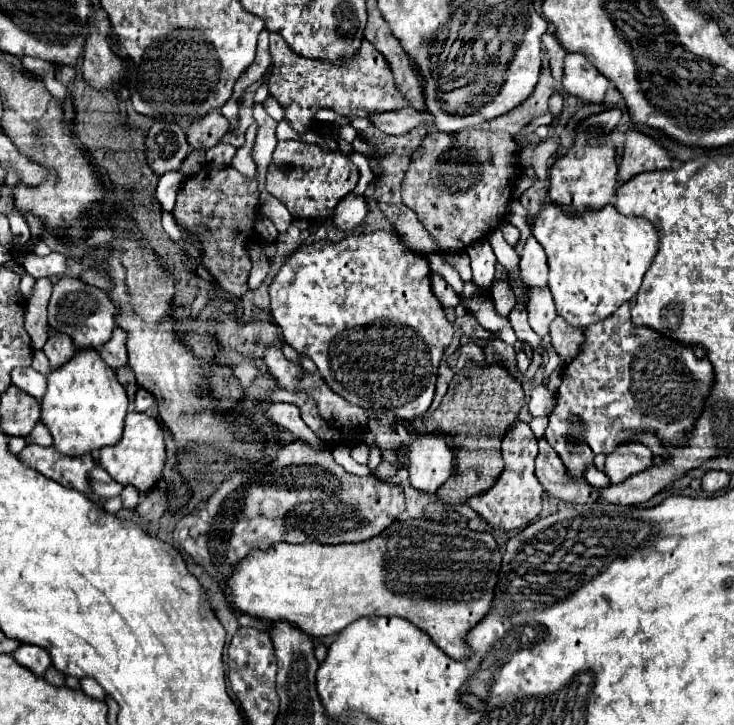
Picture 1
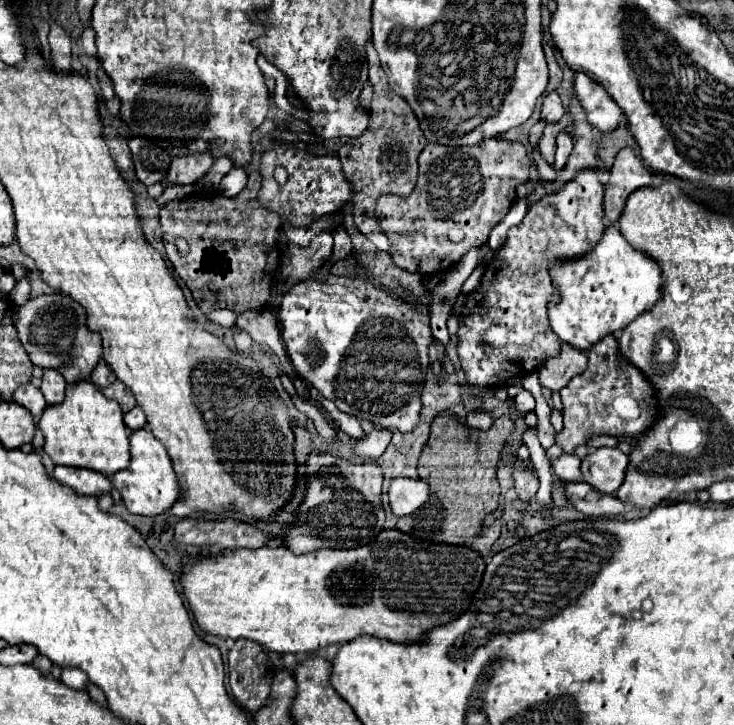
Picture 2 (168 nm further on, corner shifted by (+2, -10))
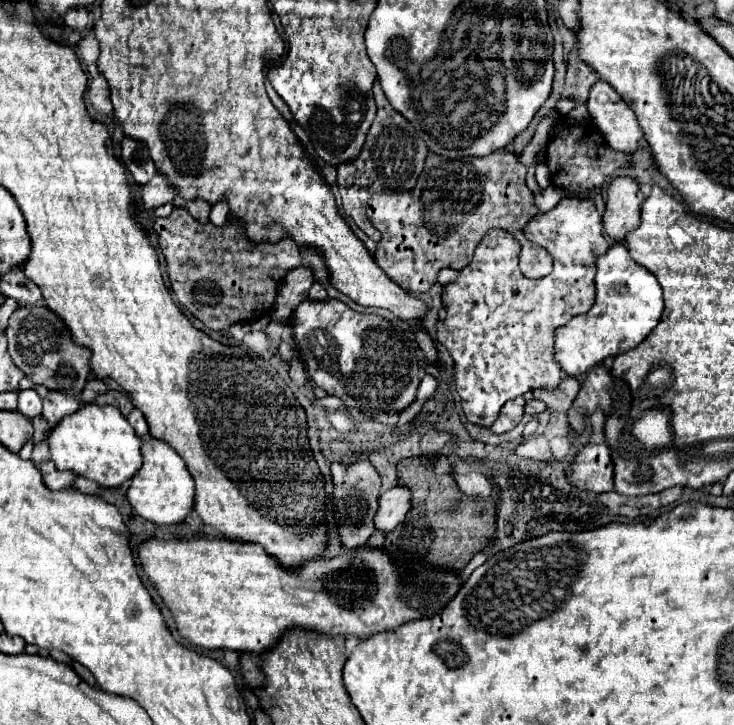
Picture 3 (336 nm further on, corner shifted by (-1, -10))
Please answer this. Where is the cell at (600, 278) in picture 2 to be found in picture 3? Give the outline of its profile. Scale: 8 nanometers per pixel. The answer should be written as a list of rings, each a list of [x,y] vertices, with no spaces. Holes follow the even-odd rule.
[[[614,244],[606,254],[602,254],[596,268],[596,304],[590,312],[574,316],[556,332],[556,362],[560,370],[572,378],[580,378],[588,370],[604,364],[608,358],[636,348],[656,328],[664,310],[658,280],[652,272],[630,258],[624,244]]]

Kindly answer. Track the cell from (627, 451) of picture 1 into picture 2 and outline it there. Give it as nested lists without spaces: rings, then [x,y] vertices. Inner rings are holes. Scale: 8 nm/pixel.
[[[599,448],[583,460],[581,470],[585,482],[595,490],[603,494],[615,494],[615,490],[623,484],[627,464],[629,456],[619,448]]]

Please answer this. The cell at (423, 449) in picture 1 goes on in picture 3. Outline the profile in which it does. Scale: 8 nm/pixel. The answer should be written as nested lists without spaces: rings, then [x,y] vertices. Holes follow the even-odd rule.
[[[394,486],[388,492],[380,494],[378,510],[374,516],[374,528],[384,534],[392,532],[404,520],[410,506],[410,492],[406,486]]]

